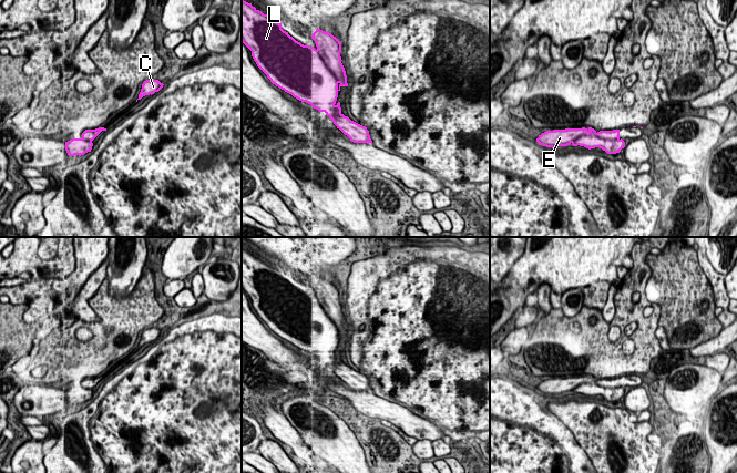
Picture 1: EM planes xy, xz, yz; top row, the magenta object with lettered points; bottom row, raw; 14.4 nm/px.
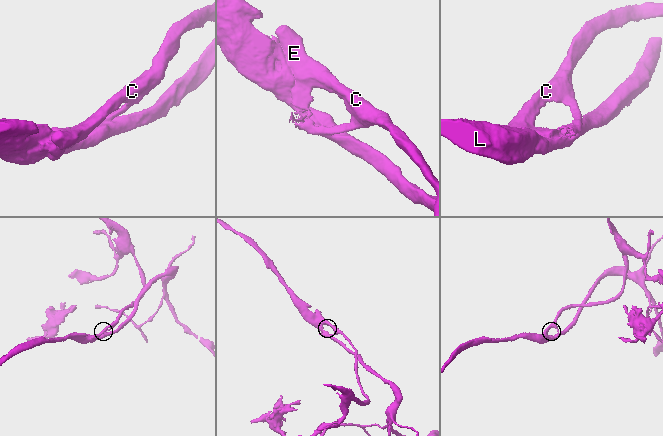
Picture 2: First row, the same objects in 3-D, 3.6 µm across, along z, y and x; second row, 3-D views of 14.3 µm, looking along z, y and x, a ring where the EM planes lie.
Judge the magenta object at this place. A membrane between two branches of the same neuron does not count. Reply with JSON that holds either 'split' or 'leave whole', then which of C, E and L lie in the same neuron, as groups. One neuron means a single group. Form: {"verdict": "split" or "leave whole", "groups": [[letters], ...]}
{"verdict": "leave whole", "groups": [["C", "E", "L"]]}

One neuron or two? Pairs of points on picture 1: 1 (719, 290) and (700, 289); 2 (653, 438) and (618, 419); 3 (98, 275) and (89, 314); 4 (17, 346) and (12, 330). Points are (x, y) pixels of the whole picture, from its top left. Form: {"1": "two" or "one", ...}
{"1": "two", "2": "two", "3": "one", "4": "one"}

